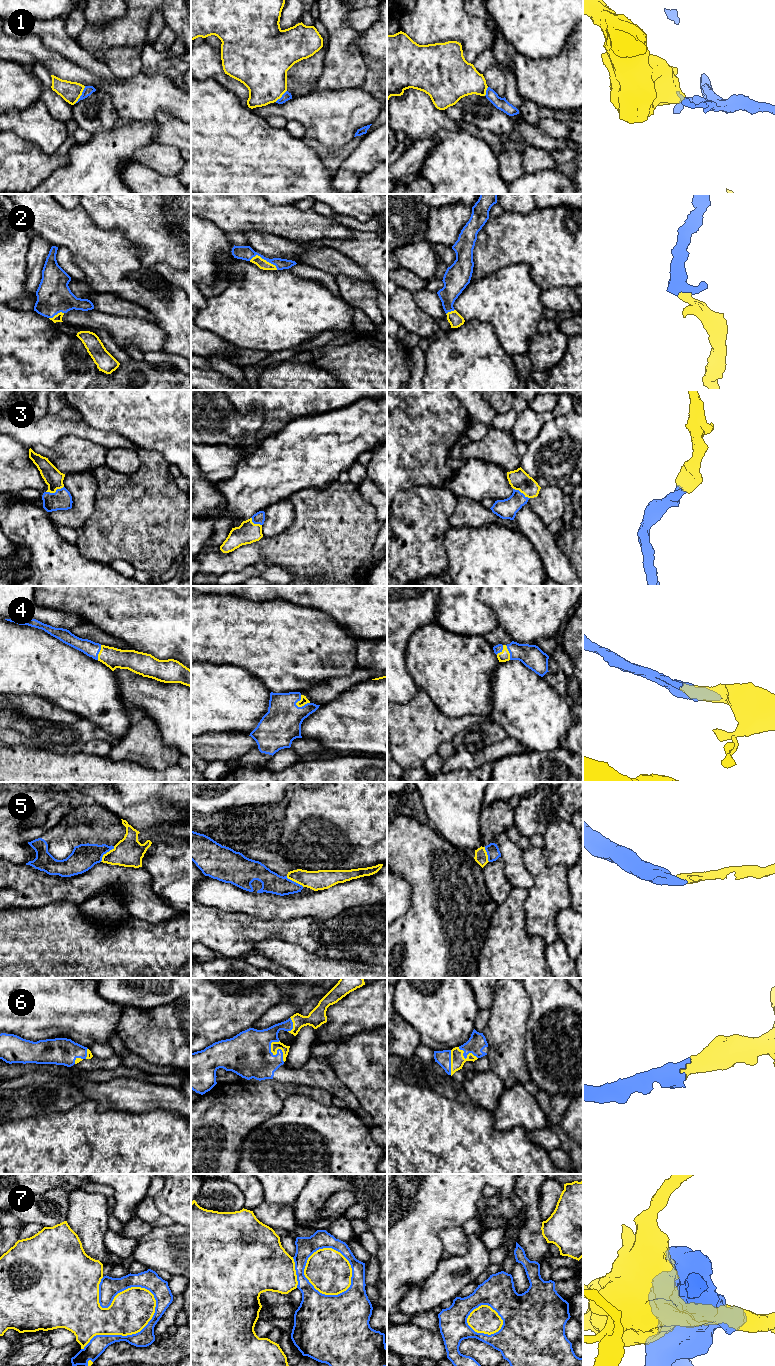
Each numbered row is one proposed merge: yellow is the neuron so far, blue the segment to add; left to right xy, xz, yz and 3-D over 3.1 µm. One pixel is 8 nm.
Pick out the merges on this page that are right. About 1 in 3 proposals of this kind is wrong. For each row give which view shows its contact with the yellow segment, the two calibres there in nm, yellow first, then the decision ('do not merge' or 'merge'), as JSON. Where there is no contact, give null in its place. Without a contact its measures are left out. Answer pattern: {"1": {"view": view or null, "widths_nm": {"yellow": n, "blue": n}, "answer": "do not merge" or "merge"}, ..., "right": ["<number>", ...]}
{"1": {"view": "xy", "widths_nm": {"yellow": 160, "blue": 80}, "answer": "do not merge"}, "2": {"view": "xz", "widths_nm": {"yellow": 80, "blue": 110}, "answer": "merge"}, "3": {"view": "xy", "widths_nm": {"yellow": 150, "blue": 160}, "answer": "merge"}, "4": {"view": "xz", "widths_nm": {"yellow": 60, "blue": 300}, "answer": "merge"}, "5": {"view": "xy", "widths_nm": {"yellow": 240, "blue": 200}, "answer": "do not merge"}, "6": {"view": "xz", "widths_nm": {"yellow": 70, "blue": 360}, "answer": "merge"}, "7": {"view": "xy", "widths_nm": {"yellow": 340, "blue": 140}, "answer": "do not merge"}, "right": ["2", "3", "4", "6"]}

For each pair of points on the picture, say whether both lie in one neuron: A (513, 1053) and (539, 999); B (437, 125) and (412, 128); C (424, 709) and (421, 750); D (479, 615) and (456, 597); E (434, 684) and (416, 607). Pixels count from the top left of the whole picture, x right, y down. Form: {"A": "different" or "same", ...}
{"A": "different", "B": "same", "C": "same", "D": "same", "E": "different"}

